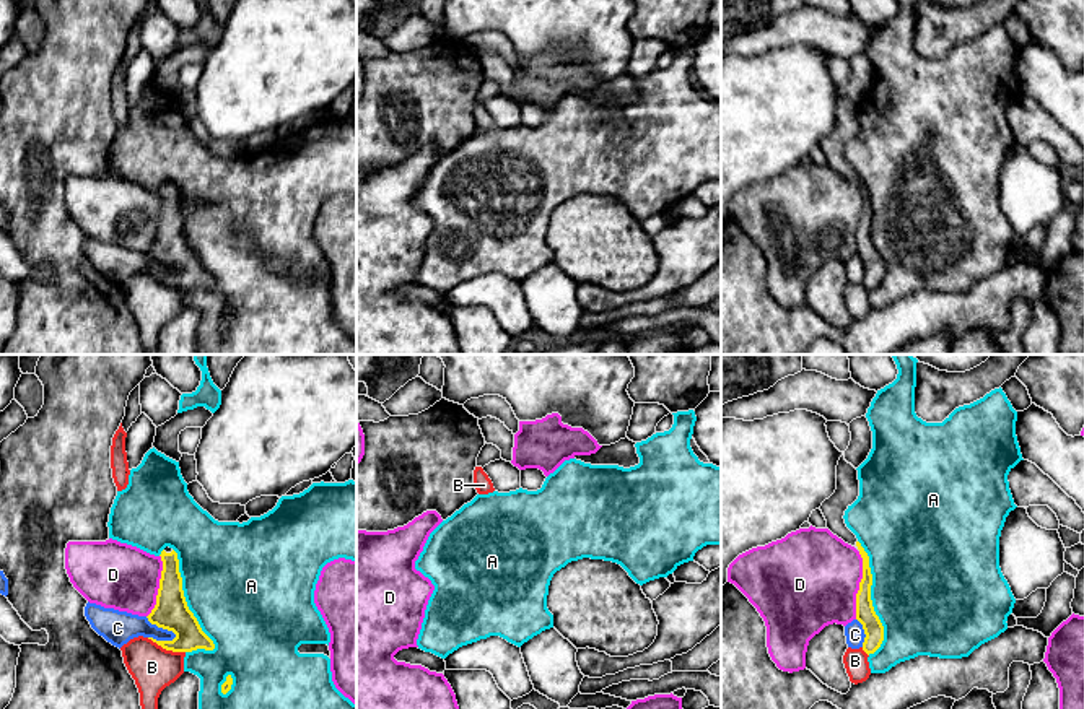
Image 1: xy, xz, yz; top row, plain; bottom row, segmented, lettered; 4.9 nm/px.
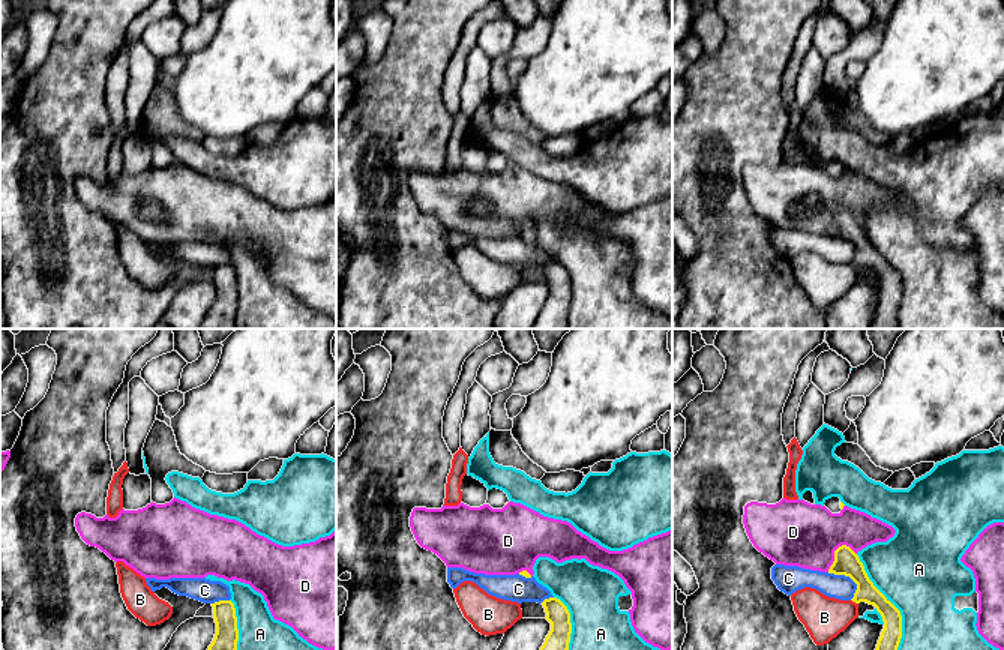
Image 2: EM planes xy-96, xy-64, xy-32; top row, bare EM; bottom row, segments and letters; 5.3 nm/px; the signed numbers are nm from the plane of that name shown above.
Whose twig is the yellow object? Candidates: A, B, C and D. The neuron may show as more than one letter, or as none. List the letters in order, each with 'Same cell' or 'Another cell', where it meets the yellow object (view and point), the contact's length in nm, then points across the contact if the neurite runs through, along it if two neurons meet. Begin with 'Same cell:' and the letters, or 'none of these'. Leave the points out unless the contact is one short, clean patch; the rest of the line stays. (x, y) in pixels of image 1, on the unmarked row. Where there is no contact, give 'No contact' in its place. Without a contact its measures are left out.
Same cell: none of these
A: Another cell. Touches yellow at xy (184, 236). Shared border 550 nm
B: Another cell. Touches yellow at xy (166, 285). Shared border 200 nm. Boundary: xy (147, 274), (166, 285), (184, 288)
C: Another cell. Touches yellow at xy (161, 262). Shared border 190 nm
D: Another cell. Touches yellow at yz (860, 221). Shared border 340 nm

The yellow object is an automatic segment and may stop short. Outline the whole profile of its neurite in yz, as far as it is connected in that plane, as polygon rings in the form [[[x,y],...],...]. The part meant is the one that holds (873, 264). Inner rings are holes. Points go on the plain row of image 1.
[[[841,91],[837,101],[837,125],[819,145],[827,156],[827,164],[845,179],[855,182],[863,194],[863,215],[856,229],[856,255],[863,260],[866,270],[863,286],[869,291],[881,283],[884,276],[884,262],[876,250],[871,236],[872,210],[869,192],[843,154],[845,146],[858,135],[858,132],[858,106],[845,96],[845,91]]]

